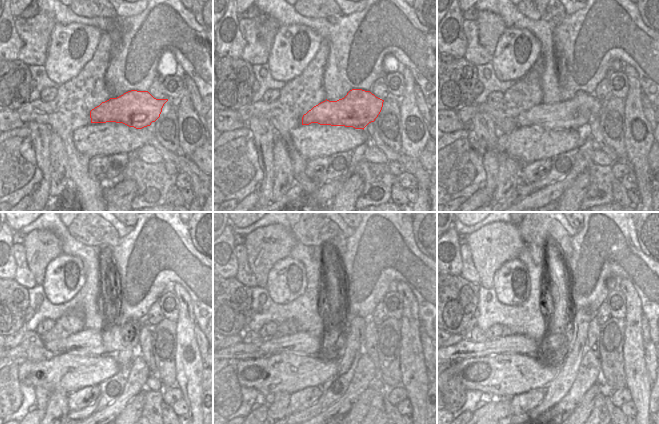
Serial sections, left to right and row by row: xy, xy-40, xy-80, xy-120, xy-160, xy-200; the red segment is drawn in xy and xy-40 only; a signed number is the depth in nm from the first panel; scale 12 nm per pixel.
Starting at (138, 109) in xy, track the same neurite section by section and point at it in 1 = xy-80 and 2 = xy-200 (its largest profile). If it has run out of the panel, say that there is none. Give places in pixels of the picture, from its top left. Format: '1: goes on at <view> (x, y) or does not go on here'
1: goes on at xy-80 (575, 113)
2: goes on at xy-200 (518, 344)

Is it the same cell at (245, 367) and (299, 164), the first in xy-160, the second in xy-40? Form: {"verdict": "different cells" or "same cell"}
{"verdict": "different cells"}

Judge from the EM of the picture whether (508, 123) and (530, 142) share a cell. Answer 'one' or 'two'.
two

